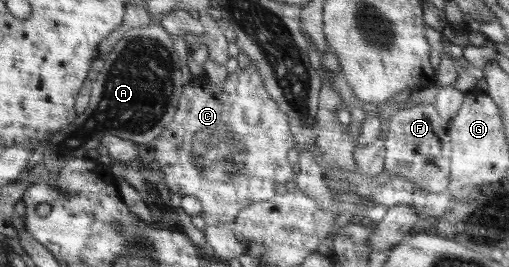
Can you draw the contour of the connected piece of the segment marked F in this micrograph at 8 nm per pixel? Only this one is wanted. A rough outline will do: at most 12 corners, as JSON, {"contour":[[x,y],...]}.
{"contour":[[432,103],[398,110],[383,170],[448,190],[448,122]]}

